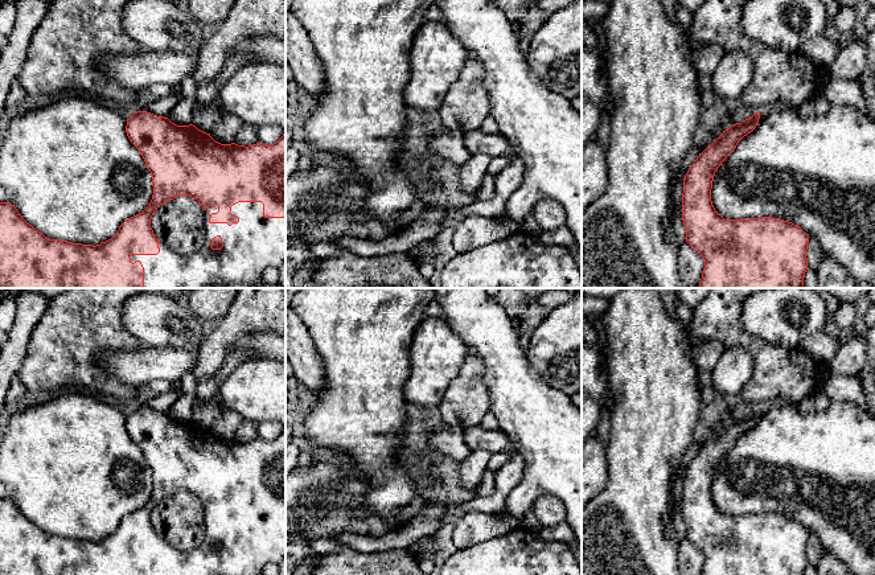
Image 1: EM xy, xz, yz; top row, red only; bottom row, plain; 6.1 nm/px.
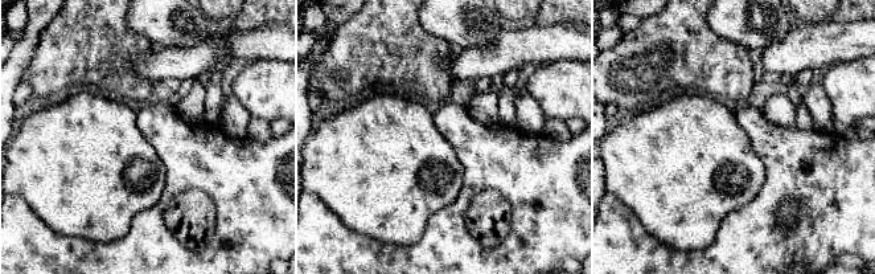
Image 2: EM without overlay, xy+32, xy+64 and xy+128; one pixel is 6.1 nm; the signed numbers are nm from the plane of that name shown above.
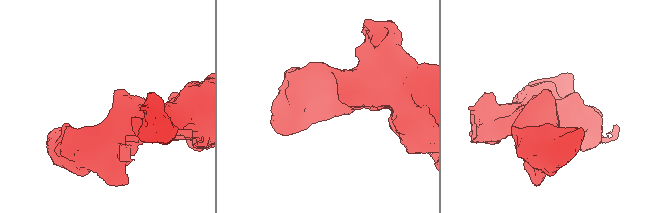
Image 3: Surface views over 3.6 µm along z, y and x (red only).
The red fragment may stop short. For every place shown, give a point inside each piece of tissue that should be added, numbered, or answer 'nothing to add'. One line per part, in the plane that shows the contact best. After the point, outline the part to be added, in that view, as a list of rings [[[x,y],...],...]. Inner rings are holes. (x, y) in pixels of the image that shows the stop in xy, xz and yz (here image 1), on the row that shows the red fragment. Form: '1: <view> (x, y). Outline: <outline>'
1: xy (254, 243). Outline: [[[238,202],[231,206],[231,214],[239,218],[238,223],[210,223],[211,213],[217,213],[218,206],[205,210],[205,239],[201,250],[189,256],[178,255],[160,242],[157,255],[131,255],[131,262],[140,260],[144,267],[144,288],[210,288],[214,286],[247,284],[259,287],[262,275],[267,267],[280,267],[285,262],[285,218],[264,218],[262,202]],[[214,237],[222,238],[223,247],[213,250],[209,243]]]

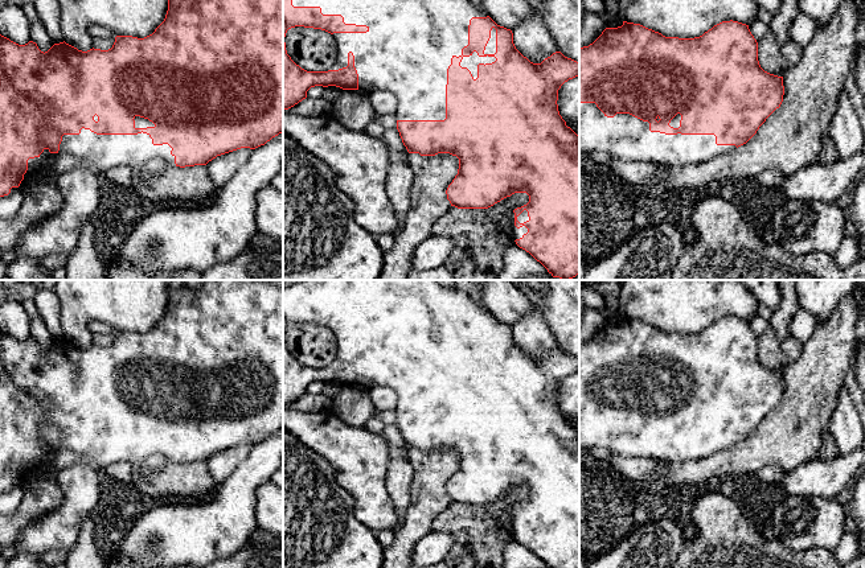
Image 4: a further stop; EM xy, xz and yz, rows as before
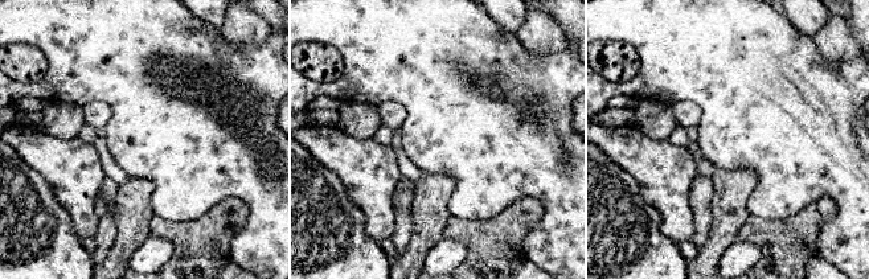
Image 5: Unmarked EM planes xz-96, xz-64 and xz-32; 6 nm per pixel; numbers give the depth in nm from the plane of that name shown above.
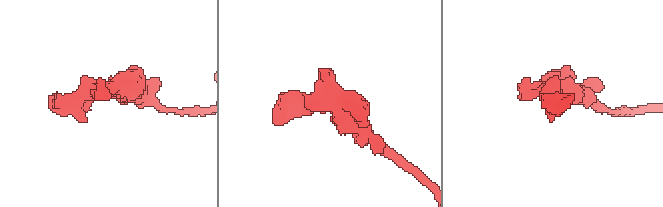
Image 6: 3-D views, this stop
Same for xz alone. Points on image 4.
1: xz (409, 46). Outline: [[[292,0],[294,7],[320,7],[323,15],[341,15],[345,24],[366,25],[366,33],[333,33],[332,37],[337,46],[337,58],[329,70],[339,70],[348,66],[348,53],[354,55],[354,67],[358,74],[358,91],[390,91],[398,99],[397,120],[444,120],[446,119],[446,85],[447,69],[454,55],[462,55],[462,49],[468,45],[468,25],[472,17],[487,17],[488,15],[474,5],[470,0]]]

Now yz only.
1: yz (626, 138). Outline: [[[579,103],[579,153],[606,152],[630,162],[656,162],[669,166],[686,166],[709,161],[734,151],[735,145],[717,145],[714,135],[665,135],[651,132],[649,123],[630,114],[607,118],[595,103]]]

